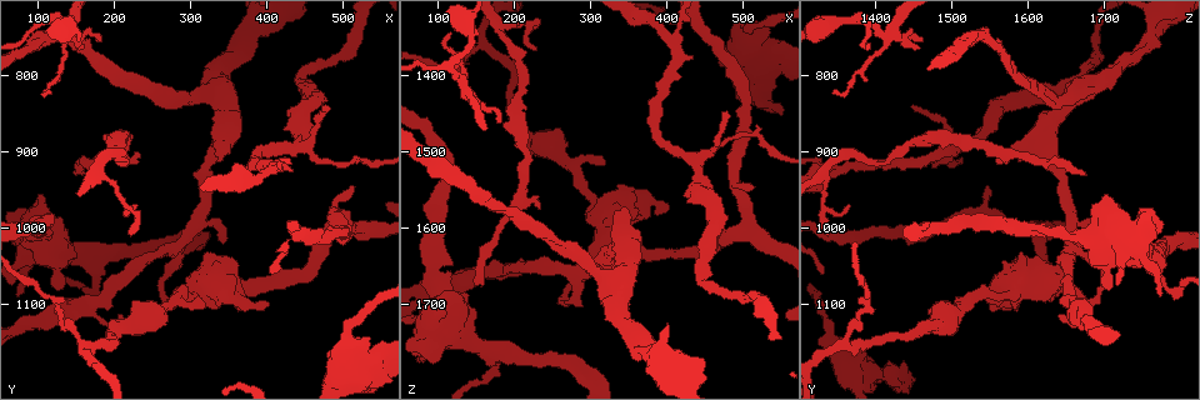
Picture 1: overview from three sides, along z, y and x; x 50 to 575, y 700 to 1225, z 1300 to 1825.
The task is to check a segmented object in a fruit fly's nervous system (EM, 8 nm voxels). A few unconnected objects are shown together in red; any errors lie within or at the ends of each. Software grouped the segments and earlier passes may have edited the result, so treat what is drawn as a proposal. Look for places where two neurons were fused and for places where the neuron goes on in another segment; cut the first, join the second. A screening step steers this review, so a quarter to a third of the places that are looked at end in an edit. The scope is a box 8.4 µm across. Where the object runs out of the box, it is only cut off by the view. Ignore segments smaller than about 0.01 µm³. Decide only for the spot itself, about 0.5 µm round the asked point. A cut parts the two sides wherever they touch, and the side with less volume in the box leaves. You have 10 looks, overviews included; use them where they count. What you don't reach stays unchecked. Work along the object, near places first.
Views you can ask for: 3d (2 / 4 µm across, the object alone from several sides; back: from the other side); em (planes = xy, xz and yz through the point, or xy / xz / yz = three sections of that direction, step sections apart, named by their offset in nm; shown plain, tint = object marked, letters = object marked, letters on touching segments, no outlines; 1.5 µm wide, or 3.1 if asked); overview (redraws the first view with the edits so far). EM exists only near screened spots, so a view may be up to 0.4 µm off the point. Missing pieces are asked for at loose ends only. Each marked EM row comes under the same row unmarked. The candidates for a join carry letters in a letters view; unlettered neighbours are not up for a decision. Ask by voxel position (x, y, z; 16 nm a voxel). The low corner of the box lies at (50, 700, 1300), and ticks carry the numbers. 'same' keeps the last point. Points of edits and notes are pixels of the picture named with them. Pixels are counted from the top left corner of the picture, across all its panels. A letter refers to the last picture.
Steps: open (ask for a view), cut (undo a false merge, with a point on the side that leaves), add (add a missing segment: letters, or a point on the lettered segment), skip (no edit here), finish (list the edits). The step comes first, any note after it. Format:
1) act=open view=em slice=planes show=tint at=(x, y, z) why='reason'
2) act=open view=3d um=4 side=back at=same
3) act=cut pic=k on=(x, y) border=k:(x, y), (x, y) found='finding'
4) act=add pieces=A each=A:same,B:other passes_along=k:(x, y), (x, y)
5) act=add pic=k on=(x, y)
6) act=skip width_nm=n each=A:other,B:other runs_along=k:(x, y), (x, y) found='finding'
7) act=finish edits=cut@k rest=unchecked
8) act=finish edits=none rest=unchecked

act=open view=3d um=4 at=(480, 840, 1445)

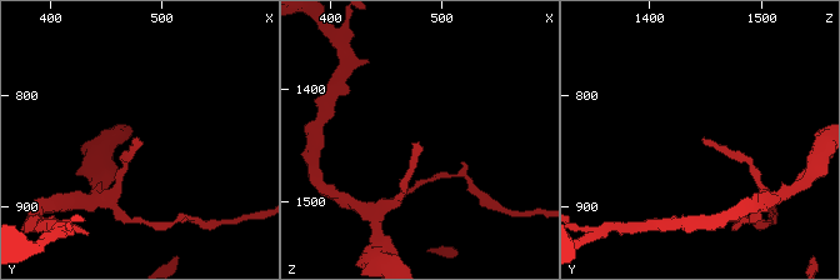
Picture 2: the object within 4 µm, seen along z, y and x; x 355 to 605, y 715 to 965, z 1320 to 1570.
act=open view=em slice=planes show=letters at=(482, 840, 1448)

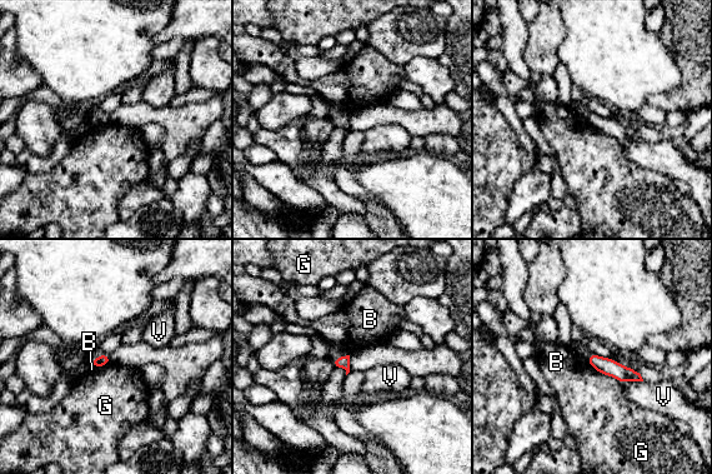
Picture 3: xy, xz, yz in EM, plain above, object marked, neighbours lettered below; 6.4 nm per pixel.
act=skip each=B:other,G:other,V:other runs_along=3:(591, 360), (637, 378) found='none of them fits'

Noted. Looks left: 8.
act=open view=em slice=xy step=4 show=letters at=(205, 1130, 1470) why='sudden change in width'

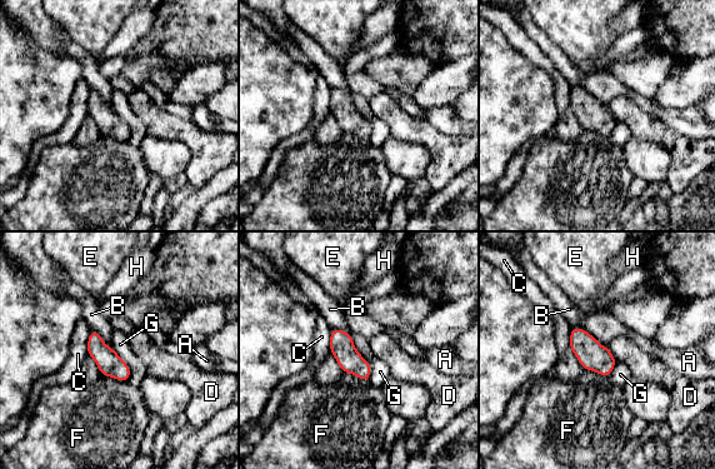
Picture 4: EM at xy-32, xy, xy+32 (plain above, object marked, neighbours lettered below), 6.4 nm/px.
act=skip longest_contact=G:320nm each=A:other,B:other,C:other,D:other,E:other,F:other,G:other,H:other border=4:(343, 372), (355, 374), (368, 382) found='all the same neuron'

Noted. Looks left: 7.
act=open view=em slice=planes show=letters at=(205, 890, 1445) why='calibre changes'

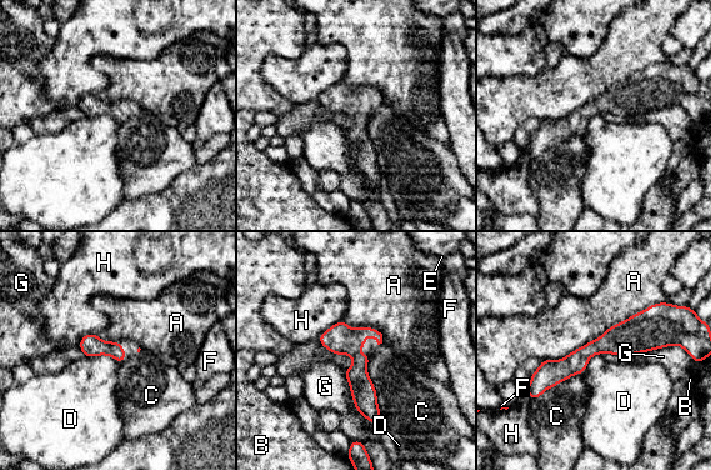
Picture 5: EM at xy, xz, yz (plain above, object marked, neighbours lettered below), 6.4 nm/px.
act=skip longest_contact=A:850nm each=A:other,B:other,C:other,D:other,E:other,F:other,G:other,H:other found='continuous, no second neuron'

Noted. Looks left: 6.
act=open view=3d um=2 at=(175, 750, 1465) why='an open end'

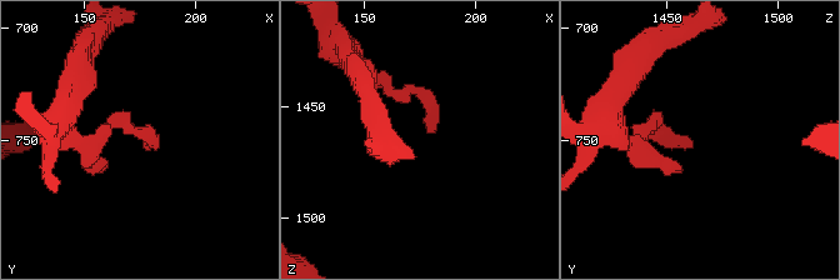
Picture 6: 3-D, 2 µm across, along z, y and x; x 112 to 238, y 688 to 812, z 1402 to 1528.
act=open view=em slice=planes show=letters at=(178, 752, 1461) why='now the EM'

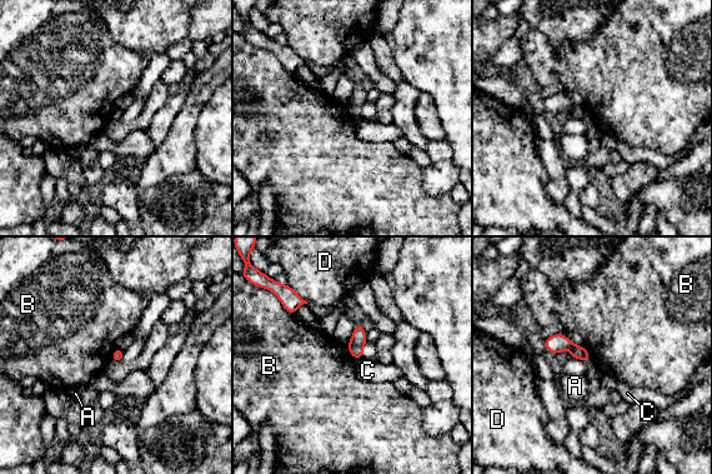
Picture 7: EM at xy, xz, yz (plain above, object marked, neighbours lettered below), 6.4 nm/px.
act=skip width_nm=80 each=A:other,B:other,C:other,D:other border=7:(583, 345), (591, 360) found='none of them fits'

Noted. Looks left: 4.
act=finish edits=none rest=unchecked

